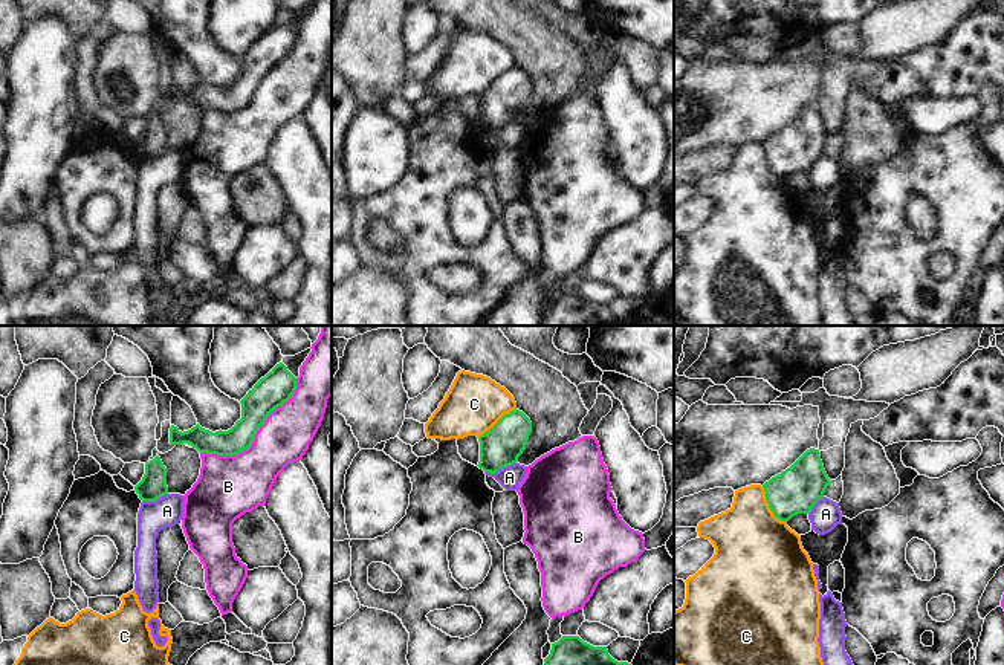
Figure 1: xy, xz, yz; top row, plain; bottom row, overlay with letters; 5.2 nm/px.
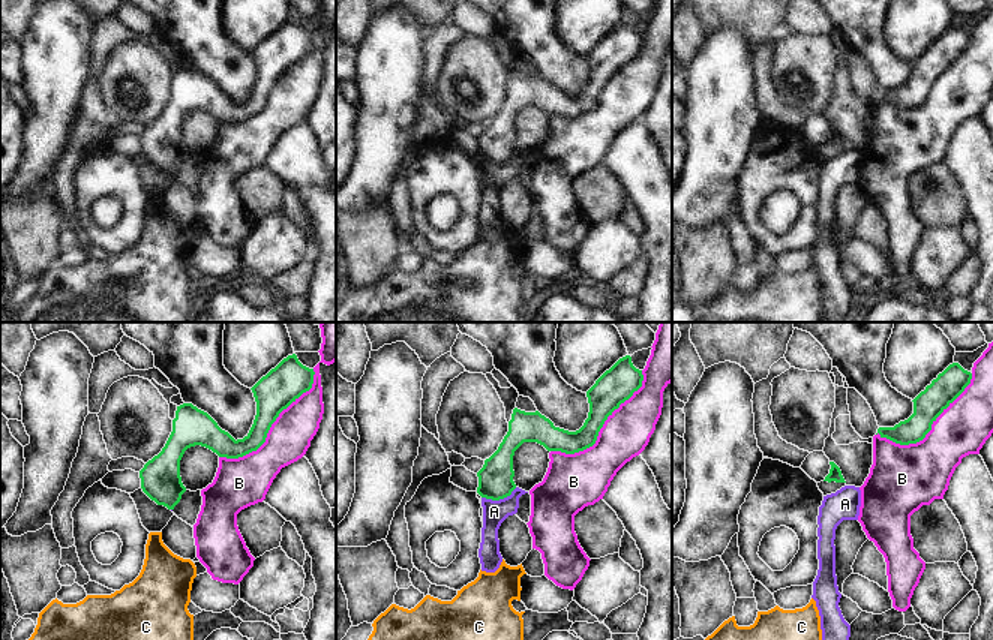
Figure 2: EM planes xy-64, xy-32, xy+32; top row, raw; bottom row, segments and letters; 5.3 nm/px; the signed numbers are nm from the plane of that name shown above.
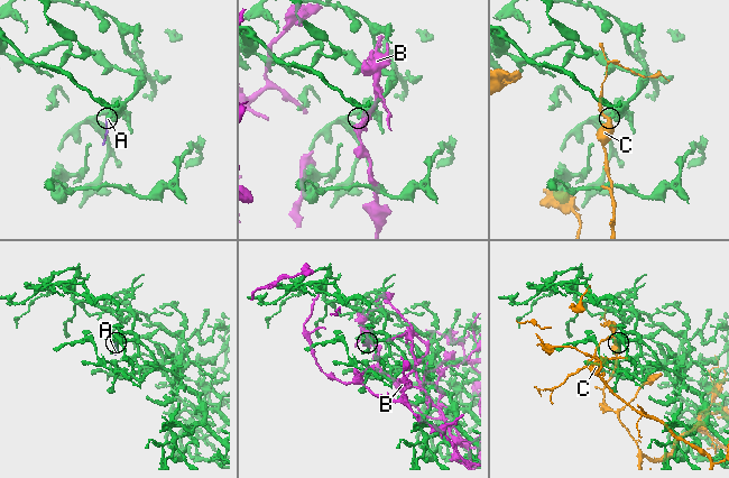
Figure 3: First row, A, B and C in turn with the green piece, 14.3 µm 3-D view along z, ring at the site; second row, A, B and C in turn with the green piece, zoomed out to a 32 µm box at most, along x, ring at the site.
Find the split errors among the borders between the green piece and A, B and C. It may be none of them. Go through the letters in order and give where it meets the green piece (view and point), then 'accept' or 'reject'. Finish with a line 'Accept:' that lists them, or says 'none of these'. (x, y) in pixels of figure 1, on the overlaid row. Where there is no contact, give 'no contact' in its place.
A: contact xz (500, 468); reject
B: contact xy (254, 434); reject
C: contact yz (769, 506); reject
Accept: none of these

